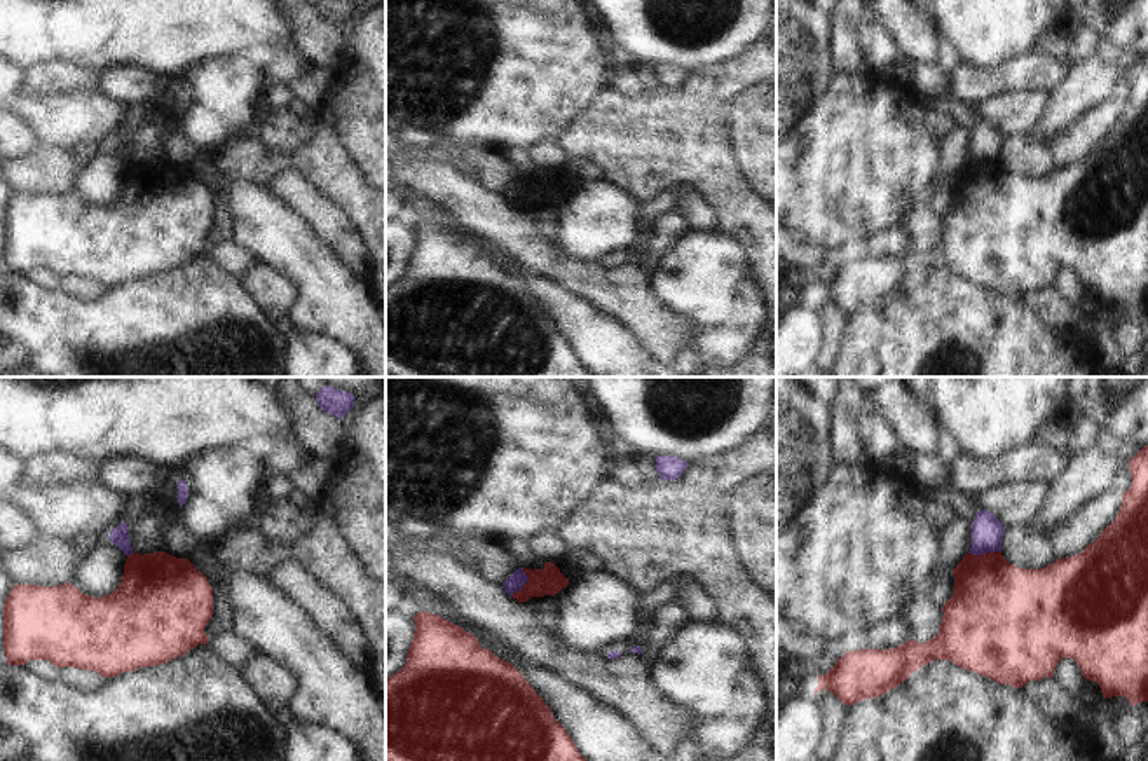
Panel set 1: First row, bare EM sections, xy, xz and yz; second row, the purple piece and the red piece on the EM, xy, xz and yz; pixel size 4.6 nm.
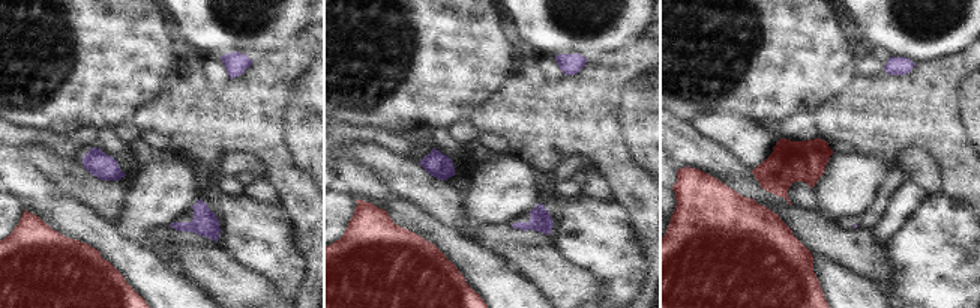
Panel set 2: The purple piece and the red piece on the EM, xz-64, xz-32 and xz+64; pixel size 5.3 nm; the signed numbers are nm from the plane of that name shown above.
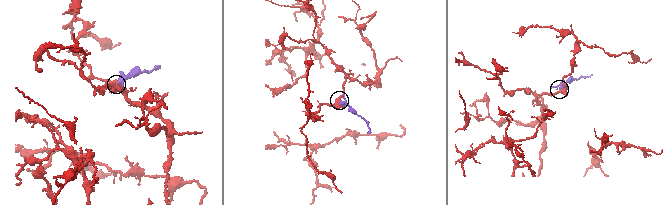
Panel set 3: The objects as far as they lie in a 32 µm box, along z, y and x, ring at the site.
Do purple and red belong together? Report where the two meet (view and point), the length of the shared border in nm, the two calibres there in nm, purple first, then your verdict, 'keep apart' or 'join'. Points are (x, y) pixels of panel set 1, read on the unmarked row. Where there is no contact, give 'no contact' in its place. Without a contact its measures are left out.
meets purple in yz at (984, 161); contact 150 nm long; 150 nm thick on the purple side, 400 nm on the other; keep apart

